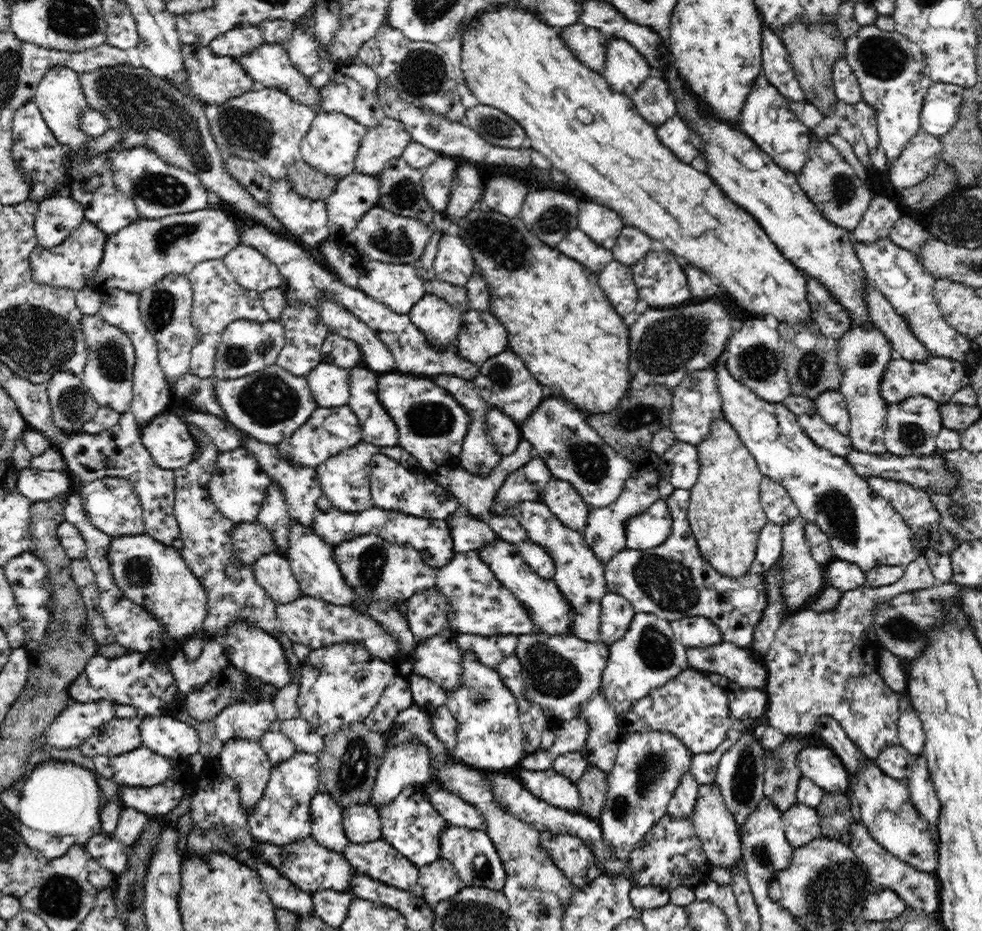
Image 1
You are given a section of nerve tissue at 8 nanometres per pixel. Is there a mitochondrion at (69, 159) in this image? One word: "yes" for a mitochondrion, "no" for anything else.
no

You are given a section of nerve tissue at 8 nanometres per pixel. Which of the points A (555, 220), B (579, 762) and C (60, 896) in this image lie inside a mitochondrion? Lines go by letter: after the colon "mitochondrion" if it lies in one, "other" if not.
A: mitochondrion
B: other
C: mitochondrion

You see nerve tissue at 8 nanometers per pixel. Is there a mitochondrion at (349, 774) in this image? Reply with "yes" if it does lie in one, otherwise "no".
yes

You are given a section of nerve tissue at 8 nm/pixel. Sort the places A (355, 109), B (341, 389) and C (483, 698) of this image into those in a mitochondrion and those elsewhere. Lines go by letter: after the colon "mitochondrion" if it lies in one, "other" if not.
A: other
B: other
C: mitochondrion

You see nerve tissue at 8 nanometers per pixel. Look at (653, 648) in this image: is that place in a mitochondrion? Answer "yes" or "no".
yes

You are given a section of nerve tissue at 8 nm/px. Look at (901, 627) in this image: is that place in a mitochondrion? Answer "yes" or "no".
yes

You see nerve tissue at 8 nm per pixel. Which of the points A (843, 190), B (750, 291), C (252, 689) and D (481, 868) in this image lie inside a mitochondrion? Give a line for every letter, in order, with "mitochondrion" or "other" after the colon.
A: mitochondrion
B: other
C: other
D: mitochondrion

